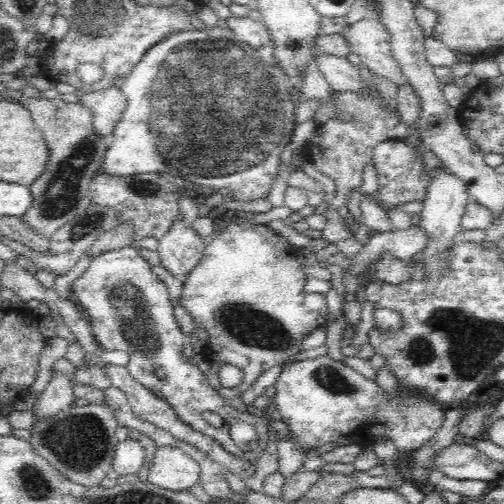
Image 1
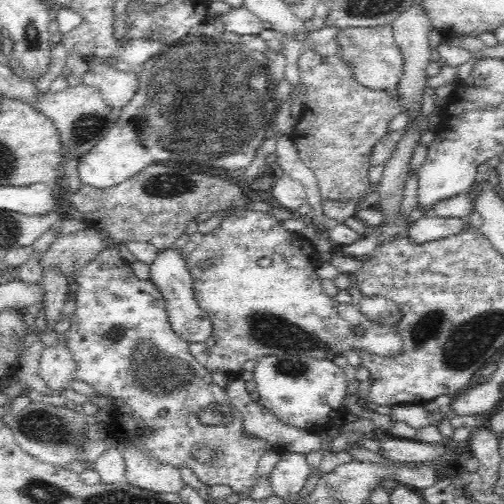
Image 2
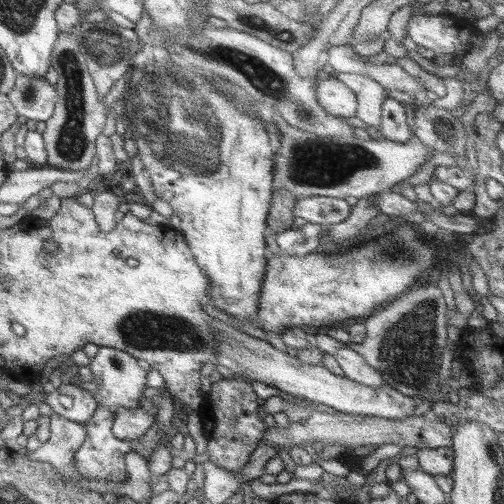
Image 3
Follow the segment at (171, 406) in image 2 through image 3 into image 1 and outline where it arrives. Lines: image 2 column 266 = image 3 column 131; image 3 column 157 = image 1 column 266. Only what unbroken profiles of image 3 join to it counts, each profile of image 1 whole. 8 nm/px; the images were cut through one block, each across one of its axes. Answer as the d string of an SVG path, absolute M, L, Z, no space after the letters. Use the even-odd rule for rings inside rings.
M126 246L120 250L94 256L90 268L76 282L72 282L70 292L74 304L90 320L96 342L106 352L126 352L130 356L128 372L132 374L132 378L136 378L152 394L158 394L160 400L166 400L190 428L214 438L220 446L224 446L226 452L256 464L256 460L266 450L270 438L270 428L266 426L266 420L262 416L246 418L246 424L254 426L258 434L258 448L250 452L240 450L232 440L230 424L242 414L230 408L230 402L226 402L220 394L216 394L216 390L210 388L208 376L204 376L198 368L194 368L188 362L184 354L184 346L188 340L180 332L180 326L174 318L176 310L172 308L170 290L156 276L152 264L140 254L140 248ZM154 368L160 368L162 370L160 376L168 376L168 380L162 380L160 376L156 378ZM204 412L224 418L224 426L212 428L206 422Z

